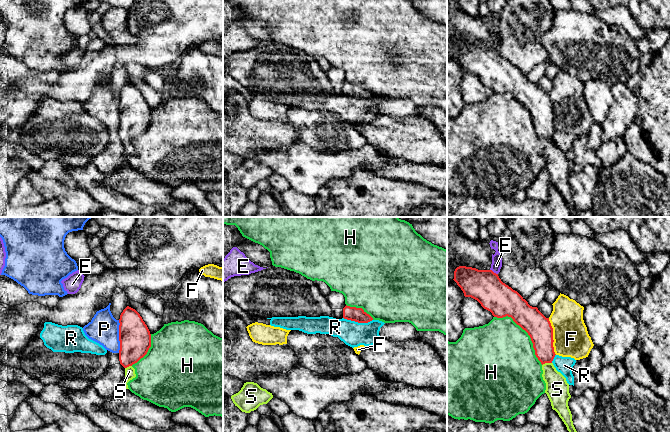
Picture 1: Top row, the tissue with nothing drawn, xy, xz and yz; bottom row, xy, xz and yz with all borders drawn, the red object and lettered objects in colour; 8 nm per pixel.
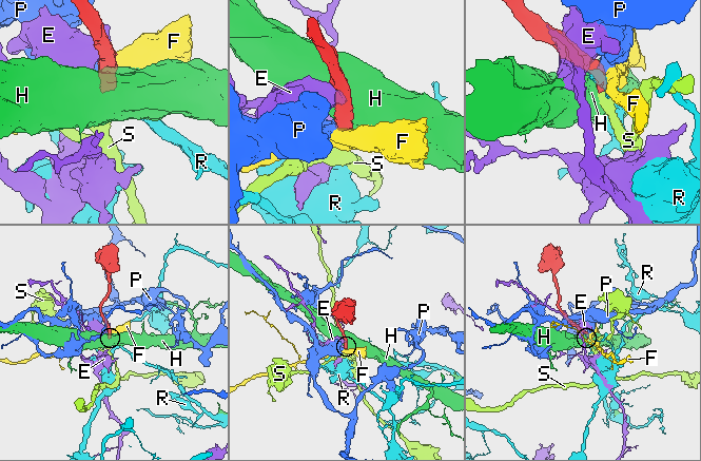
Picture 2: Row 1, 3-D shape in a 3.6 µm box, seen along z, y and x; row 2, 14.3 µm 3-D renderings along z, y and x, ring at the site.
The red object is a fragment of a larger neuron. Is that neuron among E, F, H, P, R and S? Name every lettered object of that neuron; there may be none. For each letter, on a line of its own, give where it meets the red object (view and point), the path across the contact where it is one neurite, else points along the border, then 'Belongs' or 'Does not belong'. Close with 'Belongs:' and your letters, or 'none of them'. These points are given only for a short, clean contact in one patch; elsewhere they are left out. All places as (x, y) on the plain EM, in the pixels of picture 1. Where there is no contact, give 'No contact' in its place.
E: Touches red at yz (493, 48). Does not belong
F: Touches red at yz (552, 112). Boundary: yz (548, 94), (552, 104), (553, 127), (556, 130). Does not belong
H: Touches red at yz (526, 107). Does not belong
P: Touches red at xy (119, 112). Boundary: xy (118, 96), (119, 128). Does not belong
R: Touches red at xz (358, 98). Boundary: xz (343, 93), (358, 98), (369, 98), (372, 96). Does not belong
S: Touches red at yz (546, 138). Path across: yz (541, 108), (546, 138), (557, 165). Belongs
Belongs: S

